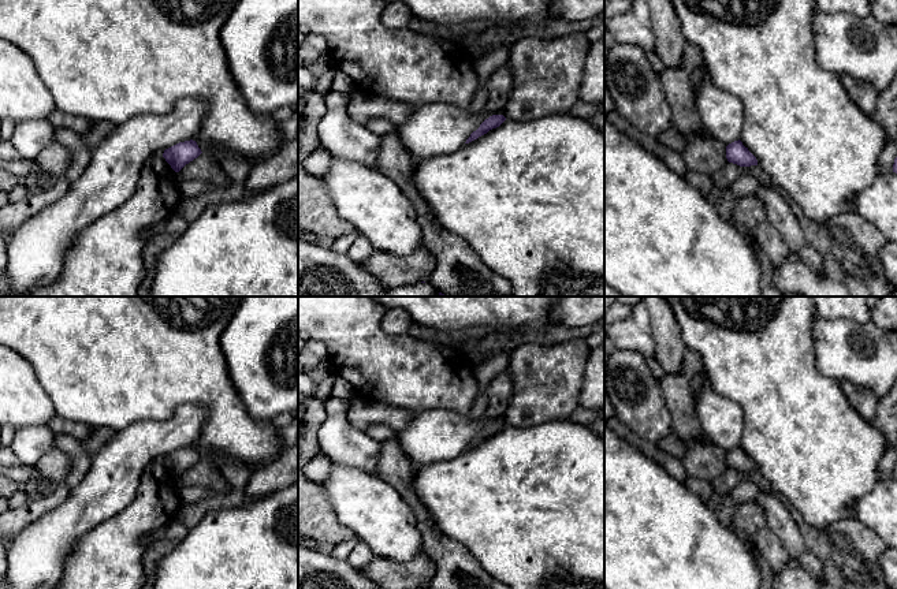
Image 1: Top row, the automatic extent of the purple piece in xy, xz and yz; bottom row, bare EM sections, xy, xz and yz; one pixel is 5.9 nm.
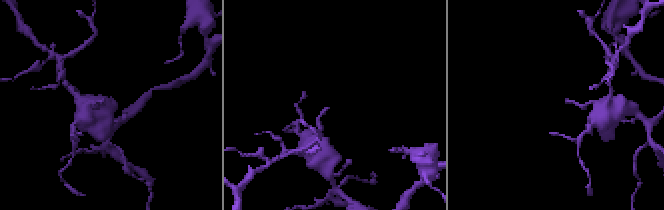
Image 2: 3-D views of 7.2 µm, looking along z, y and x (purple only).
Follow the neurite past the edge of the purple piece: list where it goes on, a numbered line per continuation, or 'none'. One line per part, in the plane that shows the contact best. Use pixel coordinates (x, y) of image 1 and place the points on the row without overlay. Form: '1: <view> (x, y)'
none

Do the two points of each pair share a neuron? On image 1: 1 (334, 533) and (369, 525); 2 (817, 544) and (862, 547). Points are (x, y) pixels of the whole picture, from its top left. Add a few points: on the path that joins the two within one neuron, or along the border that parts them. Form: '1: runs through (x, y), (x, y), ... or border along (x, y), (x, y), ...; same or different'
1: border along (331, 502), (337, 518), (356, 536); different
2: runs through (827, 544), (830, 547), (851, 547); same

